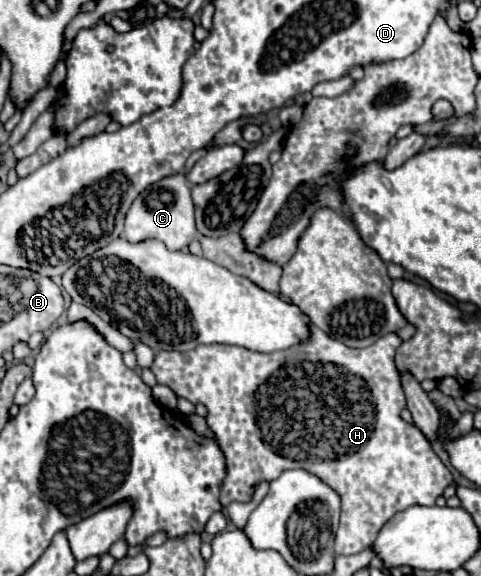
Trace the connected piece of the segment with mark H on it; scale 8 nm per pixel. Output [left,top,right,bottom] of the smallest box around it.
[150,327,454,555]

